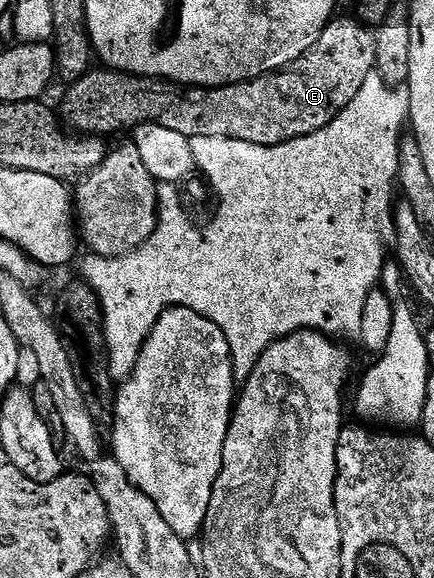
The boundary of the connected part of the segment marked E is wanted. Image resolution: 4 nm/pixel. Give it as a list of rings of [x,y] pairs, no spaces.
[[[335,17],[330,20],[324,33],[320,33],[316,45],[312,45],[308,53],[304,53],[281,71],[270,71],[255,79],[247,79],[244,83],[227,83],[225,87],[187,87],[157,77],[128,75],[109,69],[91,69],[67,86],[70,88],[62,99],[60,119],[67,128],[95,137],[111,137],[110,135],[124,130],[125,127],[133,129],[151,123],[164,125],[164,129],[176,129],[176,133],[184,133],[184,137],[189,139],[224,137],[271,147],[311,135],[328,126],[348,106],[352,97],[360,93],[360,85],[364,85],[364,81],[368,81],[368,77],[375,74],[375,65],[374,31],[358,22],[357,18]]]

